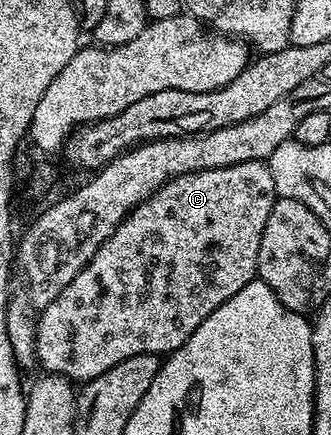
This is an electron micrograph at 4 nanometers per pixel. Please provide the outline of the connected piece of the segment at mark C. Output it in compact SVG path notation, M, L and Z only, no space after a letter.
M265 162L231 164L227 168L180 174L179 177L164 182L151 197L140 202L117 225L115 232L111 232L111 236L101 245L99 252L95 252L95 256L91 256L91 260L85 265L83 272L79 272L79 276L75 276L75 280L71 280L71 284L67 284L67 288L63 288L63 292L59 292L59 296L55 296L55 300L50 306L44 307L40 311L37 318L37 339L35 340L40 369L51 374L61 374L74 383L84 384L90 382L95 376L103 376L103 372L107 372L107 368L115 368L115 364L119 364L131 356L140 354L168 356L178 350L189 339L191 332L195 332L195 328L199 328L199 324L203 324L203 320L207 320L207 316L211 316L211 312L215 312L215 308L219 308L219 304L231 300L231 296L235 296L235 292L239 292L239 288L243 288L257 278L259 244L263 240L263 228L267 228L267 216L271 216L271 208L277 203L277 200L275 180L271 180L271 172Z

